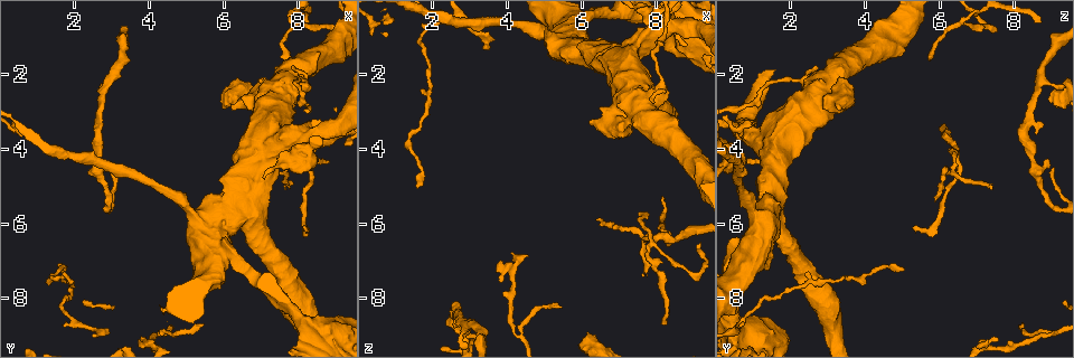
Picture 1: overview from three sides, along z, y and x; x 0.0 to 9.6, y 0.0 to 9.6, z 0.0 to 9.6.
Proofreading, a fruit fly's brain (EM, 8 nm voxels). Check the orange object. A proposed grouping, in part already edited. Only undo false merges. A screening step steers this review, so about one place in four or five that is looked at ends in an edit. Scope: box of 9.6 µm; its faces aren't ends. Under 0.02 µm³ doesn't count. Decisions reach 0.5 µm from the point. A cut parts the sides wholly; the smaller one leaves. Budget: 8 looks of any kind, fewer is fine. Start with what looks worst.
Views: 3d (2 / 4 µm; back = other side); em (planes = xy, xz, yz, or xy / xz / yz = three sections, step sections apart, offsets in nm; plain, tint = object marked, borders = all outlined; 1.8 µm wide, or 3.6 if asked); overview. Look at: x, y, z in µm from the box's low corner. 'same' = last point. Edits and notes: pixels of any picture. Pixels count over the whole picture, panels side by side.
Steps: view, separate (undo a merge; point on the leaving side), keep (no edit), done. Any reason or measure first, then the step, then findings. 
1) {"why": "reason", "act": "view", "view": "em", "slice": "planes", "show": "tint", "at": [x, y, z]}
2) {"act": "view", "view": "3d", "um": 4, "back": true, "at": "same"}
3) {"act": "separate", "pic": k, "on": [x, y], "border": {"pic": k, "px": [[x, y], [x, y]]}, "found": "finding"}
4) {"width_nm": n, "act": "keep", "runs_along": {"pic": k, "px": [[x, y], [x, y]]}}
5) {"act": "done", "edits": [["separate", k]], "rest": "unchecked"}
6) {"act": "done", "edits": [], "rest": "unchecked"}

{"why": "sharp bend", "act": "view", "view": "em", "slice": "xz", "step": 4, "show": "borders", "at": [7.85, 0.60, 6.60]}

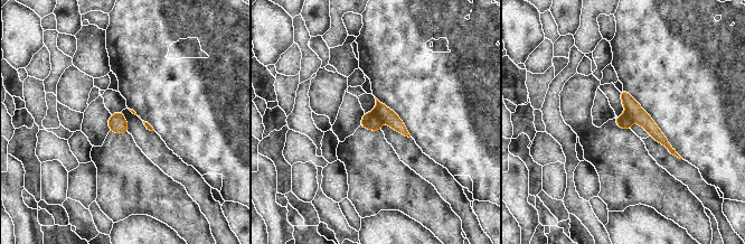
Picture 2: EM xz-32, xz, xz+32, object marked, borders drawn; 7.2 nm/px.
{"width_nm": 130, "act": "separate", "pic": 2, "on": [370, 121], "border": {"pic": 2, "px": [[373, 112], [382, 120]]}, "found": "two neurons meet here"}

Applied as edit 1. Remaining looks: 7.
{"why": "abrupt turn", "act": "view", "view": "em", "um": 3.6, "slice": "planes", "show": "tint", "at": [7.20, 2.70, 3.00]}

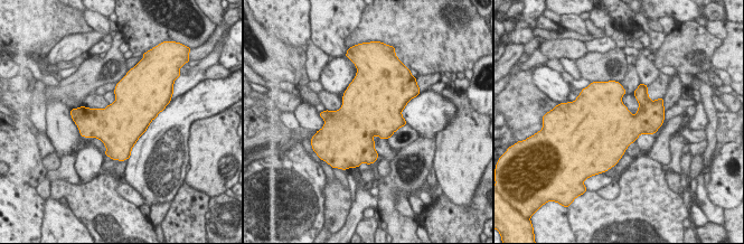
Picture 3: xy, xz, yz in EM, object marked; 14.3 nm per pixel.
{"act": "keep", "found": "one neuron here"}

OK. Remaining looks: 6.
{"why": "abrupt turn", "act": "view", "view": "em", "slice": "planes", "show": "tint", "at": [8.25, 4.10, 6.45]}

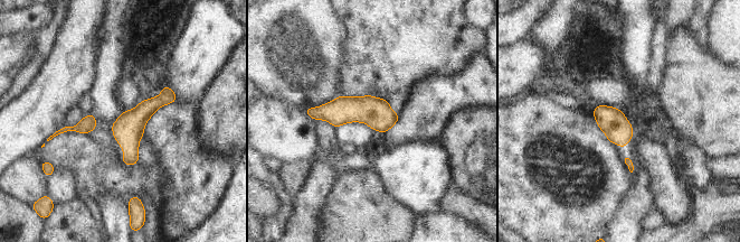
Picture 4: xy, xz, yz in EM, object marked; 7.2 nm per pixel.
{"act": "keep", "runs_along": {"pic": 4, "px": [[309, 111], [396, 118]]}, "found": "all the same neuron"}

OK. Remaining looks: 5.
{"act": "view", "view": "em", "um": 3.6, "slice": "xz", "step": 4, "show": "tint", "at": [6.10, 6.80, 0.65]}

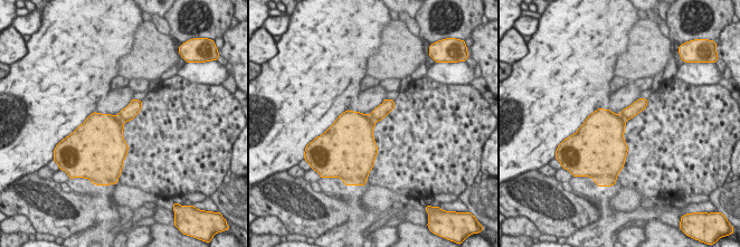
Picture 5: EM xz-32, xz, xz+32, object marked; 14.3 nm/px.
{"act": "view", "view": "em", "um": 3.6, "slice": "planes", "show": "tint", "at": "same"}

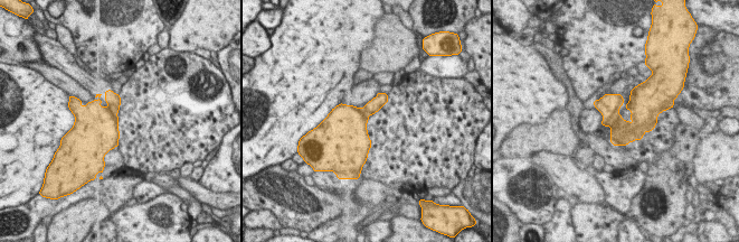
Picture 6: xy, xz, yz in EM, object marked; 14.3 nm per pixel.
{"act": "separate", "pic": 6, "on": [609, 104], "border": {"pic": 6, "px": [[617, 112], [608, 124]]}, "found": "two neurons meet here"}

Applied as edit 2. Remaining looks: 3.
{"act": "done", "edits": [["separate", 2], ["separate", 6]], "rest": "unchecked"}

